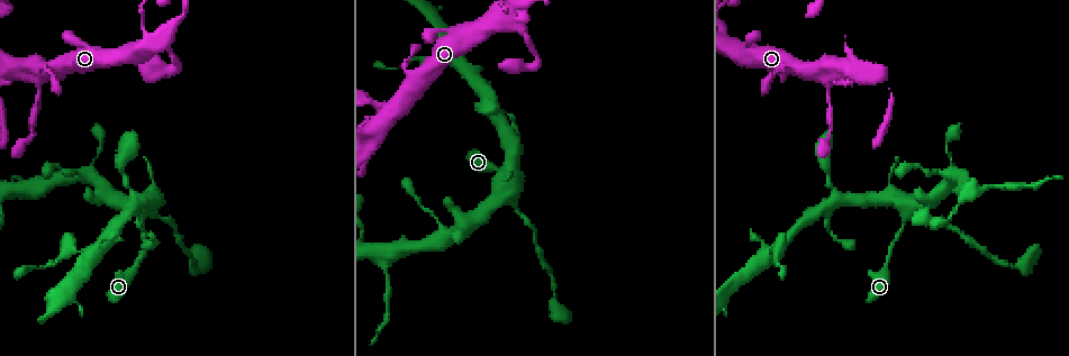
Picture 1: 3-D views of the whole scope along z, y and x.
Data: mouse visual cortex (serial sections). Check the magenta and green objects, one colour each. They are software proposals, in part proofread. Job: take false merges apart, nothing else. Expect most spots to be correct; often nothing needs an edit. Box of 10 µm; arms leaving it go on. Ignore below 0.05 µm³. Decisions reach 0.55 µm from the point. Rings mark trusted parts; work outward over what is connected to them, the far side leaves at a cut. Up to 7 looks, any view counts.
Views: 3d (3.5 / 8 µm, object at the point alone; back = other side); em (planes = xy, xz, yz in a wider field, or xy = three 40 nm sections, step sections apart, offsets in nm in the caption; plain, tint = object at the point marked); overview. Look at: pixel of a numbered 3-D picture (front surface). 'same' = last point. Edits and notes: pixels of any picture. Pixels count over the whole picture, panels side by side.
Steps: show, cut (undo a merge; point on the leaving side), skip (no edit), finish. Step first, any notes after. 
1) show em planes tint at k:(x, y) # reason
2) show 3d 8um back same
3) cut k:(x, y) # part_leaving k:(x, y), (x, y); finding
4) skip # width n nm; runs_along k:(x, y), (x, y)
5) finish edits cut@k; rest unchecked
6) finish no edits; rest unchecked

show 3d 3.5um at 1:(37, 78) # thin arm on a thick one

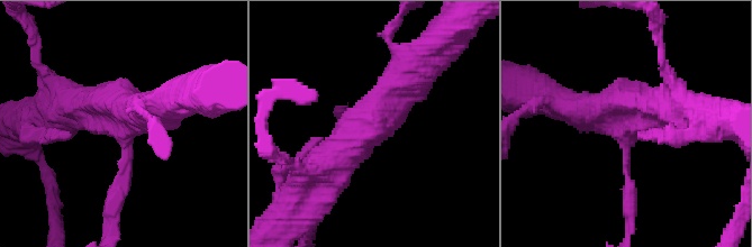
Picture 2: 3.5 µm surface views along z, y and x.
show em xy step 3 tint at 2:(126, 127)

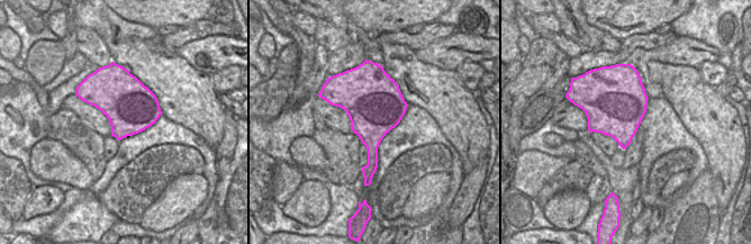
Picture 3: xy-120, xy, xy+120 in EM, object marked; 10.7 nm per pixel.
skip # runs_along 2:(426, 57), (329, 170); all the same cell

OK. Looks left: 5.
show 3d 3.5um at 1:(515, 25) # four or more arms meet

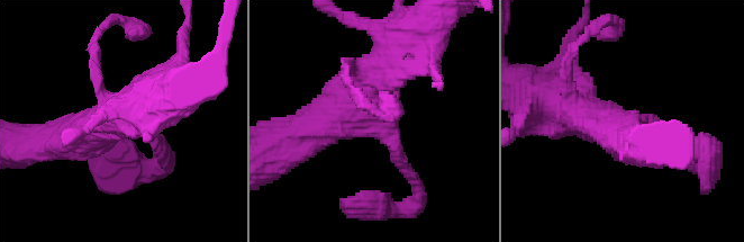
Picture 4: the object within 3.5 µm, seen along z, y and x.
show em xy step 3 tint at 4:(371, 125)

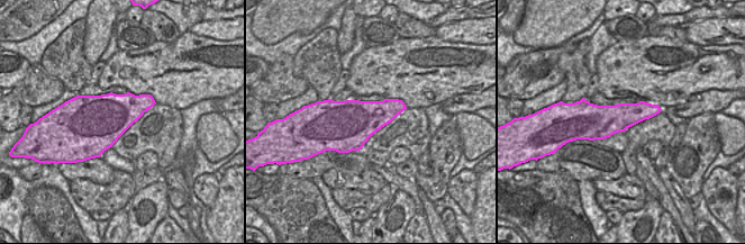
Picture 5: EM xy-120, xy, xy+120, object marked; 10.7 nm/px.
show em xy step 5 tint same

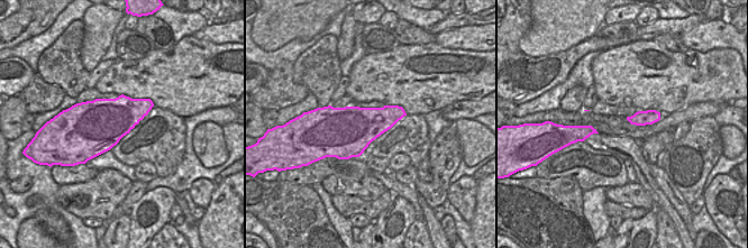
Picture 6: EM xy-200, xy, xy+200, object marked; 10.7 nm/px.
skip # arm_widths 200, 250, 350, 500 nm; runs_along 4:(290, 142), (393, 70); continuous, no second cell

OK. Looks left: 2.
show 3d 3.5um at 1:(503, 192)

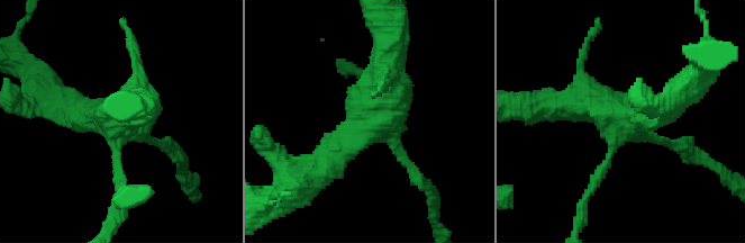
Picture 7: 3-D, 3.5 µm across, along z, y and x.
show em xy step 2 tint at 7:(371, 117)

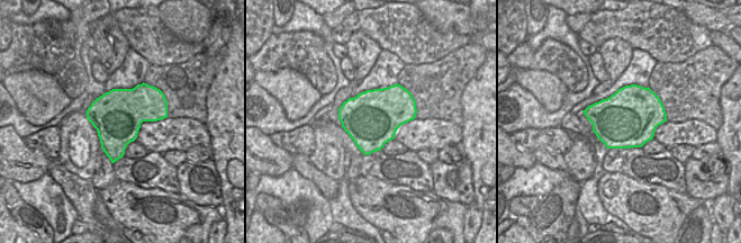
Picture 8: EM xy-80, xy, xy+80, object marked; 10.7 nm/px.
skip # arm_widths 150, 150, 400, 450 nm; runs_along 7:(589, 192), (620, 123), (600, 102), (561, 106); continuous, no second cell

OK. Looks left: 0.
finish no edits; rest unchecked

